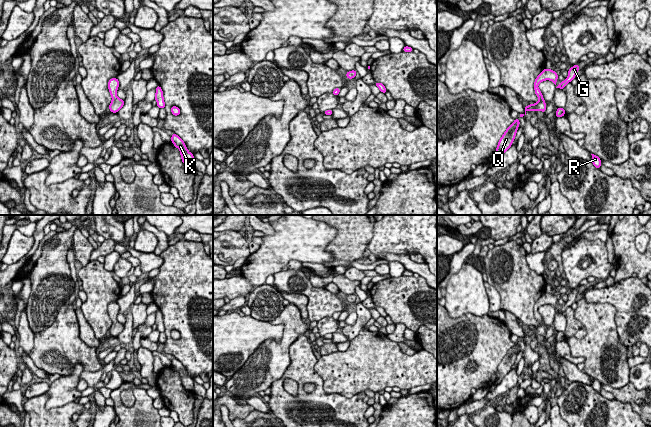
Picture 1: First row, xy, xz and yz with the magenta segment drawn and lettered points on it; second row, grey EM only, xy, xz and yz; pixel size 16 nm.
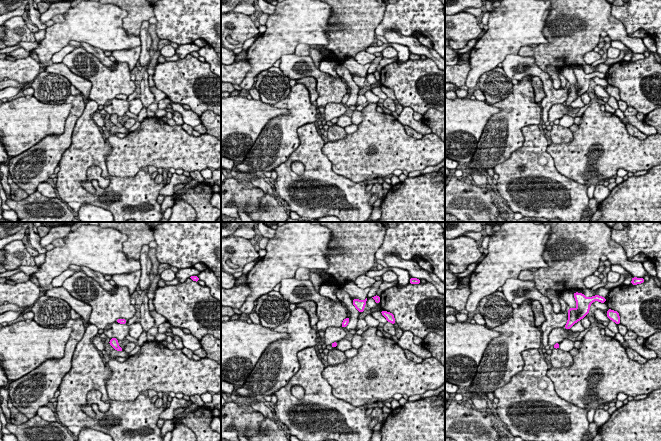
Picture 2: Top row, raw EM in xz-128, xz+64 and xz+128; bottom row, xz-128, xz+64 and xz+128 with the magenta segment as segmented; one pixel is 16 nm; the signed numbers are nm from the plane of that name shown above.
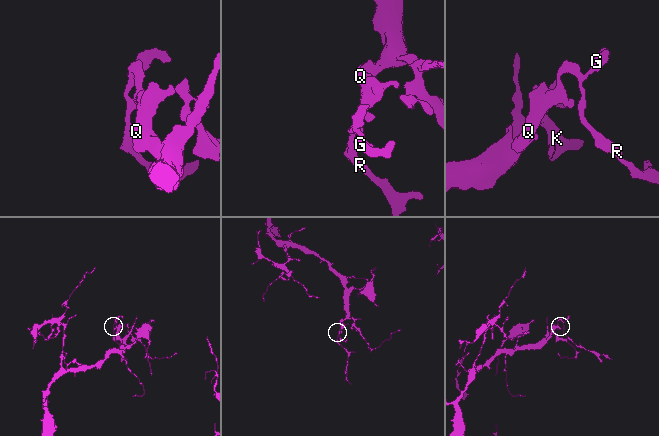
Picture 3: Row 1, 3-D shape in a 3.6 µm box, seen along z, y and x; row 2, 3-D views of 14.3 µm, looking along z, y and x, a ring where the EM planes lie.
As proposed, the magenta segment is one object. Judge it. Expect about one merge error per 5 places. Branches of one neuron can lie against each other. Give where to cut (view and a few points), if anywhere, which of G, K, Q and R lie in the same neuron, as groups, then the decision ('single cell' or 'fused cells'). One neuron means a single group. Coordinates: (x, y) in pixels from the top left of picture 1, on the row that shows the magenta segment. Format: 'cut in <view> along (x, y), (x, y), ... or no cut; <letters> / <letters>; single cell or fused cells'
no cut; G K Q R; single cell

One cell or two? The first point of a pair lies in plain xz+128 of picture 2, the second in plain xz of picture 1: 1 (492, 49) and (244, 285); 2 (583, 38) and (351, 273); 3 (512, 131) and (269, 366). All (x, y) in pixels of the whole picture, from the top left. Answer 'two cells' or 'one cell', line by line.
1: two cells
2: two cells
3: one cell

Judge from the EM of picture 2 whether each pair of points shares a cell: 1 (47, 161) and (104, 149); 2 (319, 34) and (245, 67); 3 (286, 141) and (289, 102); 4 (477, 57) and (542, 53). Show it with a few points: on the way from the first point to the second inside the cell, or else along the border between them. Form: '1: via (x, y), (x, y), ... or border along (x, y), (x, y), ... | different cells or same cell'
1: border along (72, 137), (72, 142), (64, 152), (58, 165) | different cells
2: border along (247, 60), (251, 69), (238, 84) | different cells
3: via (286, 131), (286, 127), (292, 121), (292, 112) | same cell
4: border along (527, 45), (524, 45), (517, 53) | different cells

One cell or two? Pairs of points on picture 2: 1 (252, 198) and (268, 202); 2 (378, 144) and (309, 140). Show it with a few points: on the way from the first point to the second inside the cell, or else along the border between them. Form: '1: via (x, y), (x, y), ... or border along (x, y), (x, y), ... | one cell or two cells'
1: border along (265, 194), (260, 199), (259, 205), (251, 211) | two cells
2: border along (324, 143), (322, 152), (331, 163), (331, 166) | two cells

